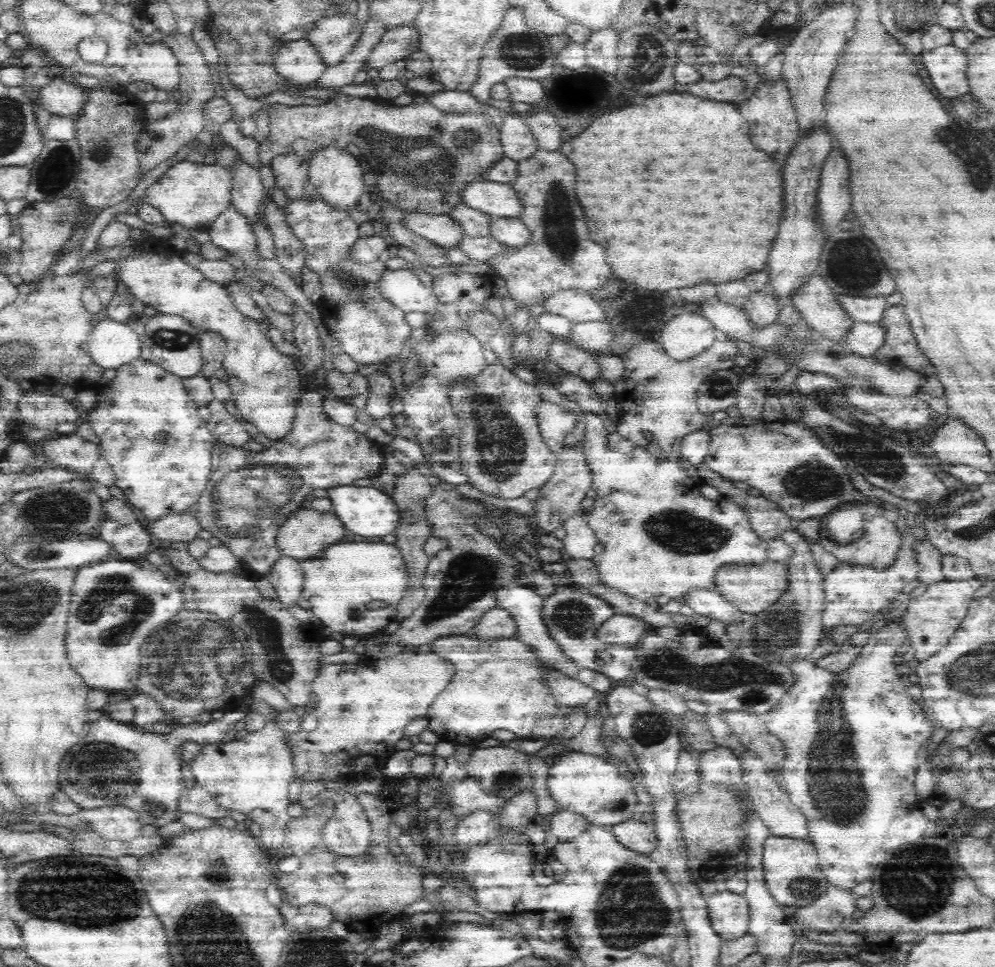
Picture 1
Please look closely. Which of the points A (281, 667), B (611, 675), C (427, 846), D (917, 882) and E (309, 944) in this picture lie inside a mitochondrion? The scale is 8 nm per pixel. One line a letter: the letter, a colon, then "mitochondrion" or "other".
A: mitochondrion
B: other
C: other
D: mitochondrion
E: other

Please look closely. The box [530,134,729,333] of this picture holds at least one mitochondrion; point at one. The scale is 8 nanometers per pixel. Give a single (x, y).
(559, 231)

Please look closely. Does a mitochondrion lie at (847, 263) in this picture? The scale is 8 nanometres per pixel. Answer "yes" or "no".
yes

